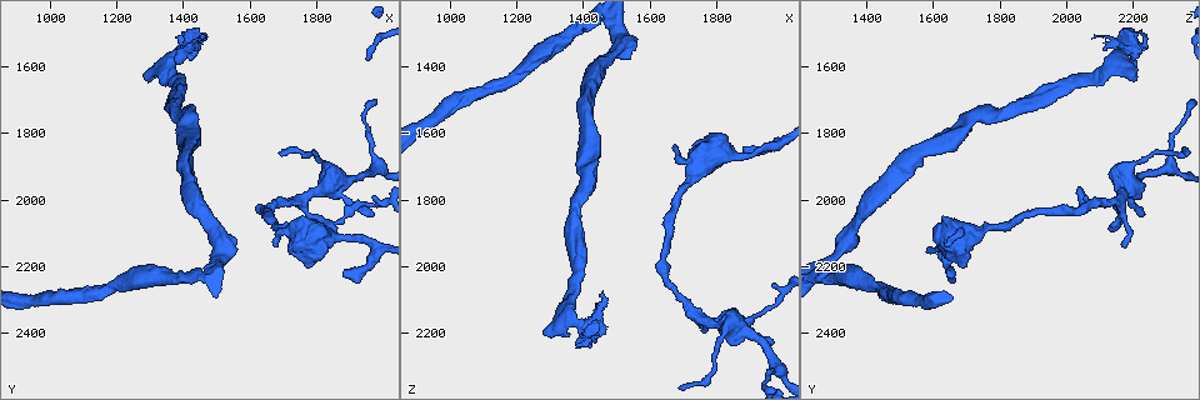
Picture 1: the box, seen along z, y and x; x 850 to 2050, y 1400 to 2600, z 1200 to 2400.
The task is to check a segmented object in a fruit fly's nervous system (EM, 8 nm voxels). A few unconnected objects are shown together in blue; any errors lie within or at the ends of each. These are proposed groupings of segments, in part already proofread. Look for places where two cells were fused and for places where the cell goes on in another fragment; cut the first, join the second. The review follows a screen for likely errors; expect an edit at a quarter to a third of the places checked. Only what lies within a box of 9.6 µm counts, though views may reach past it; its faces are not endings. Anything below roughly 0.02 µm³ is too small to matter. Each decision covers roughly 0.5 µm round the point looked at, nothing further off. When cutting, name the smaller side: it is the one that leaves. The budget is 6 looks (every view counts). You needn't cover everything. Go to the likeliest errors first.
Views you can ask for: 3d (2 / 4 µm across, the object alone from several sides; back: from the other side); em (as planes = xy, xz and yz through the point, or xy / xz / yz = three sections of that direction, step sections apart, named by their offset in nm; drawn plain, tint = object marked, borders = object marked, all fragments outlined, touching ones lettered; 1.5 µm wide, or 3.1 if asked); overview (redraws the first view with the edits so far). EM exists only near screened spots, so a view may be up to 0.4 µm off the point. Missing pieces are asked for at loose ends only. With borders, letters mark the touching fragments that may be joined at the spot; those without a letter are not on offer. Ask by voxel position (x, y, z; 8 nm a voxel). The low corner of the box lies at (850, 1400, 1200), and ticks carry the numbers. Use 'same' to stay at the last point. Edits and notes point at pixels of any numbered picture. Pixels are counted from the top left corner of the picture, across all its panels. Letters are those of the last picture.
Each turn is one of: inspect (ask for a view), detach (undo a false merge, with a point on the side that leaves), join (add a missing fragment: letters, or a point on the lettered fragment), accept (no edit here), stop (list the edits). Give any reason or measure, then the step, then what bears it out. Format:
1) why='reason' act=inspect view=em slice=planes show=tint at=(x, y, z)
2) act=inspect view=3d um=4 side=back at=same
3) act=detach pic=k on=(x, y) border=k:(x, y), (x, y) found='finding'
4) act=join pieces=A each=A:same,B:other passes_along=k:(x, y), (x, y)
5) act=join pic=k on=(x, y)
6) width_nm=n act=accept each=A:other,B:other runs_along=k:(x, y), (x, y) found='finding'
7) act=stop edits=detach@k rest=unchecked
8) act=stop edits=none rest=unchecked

why='free end' act=inspect view=em slice=xy step=4 show=borders at=(1290, 1630, 2210)

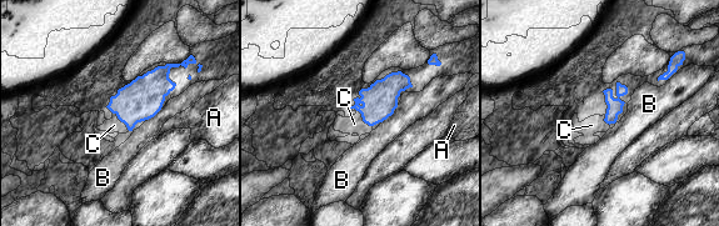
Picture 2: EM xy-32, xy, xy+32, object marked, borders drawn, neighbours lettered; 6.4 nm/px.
act=inspect view=em slice=xz step=8 show=borders at=same

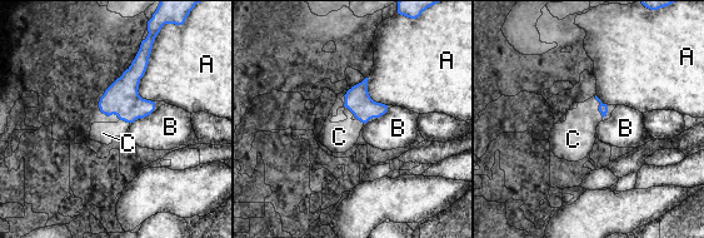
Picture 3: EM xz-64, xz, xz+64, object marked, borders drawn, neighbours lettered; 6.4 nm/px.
act=join pieces=C each=A:other,B:other,C:same passes_along=3:(603, 108), (599, 107), (575, 137) found='the cell continues'

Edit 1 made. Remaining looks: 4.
why='redraw' act=inspect view=overview

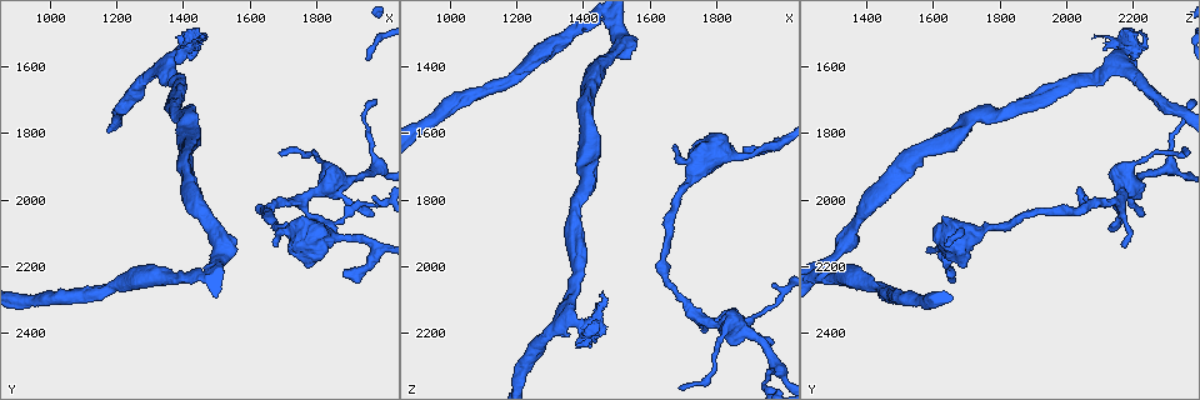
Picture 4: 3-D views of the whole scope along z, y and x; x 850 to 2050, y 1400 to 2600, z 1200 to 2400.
why='sharp bend' act=inspect view=em um=3.1 slice=yz step=16 show=borders at=(1730, 2100, 1730)

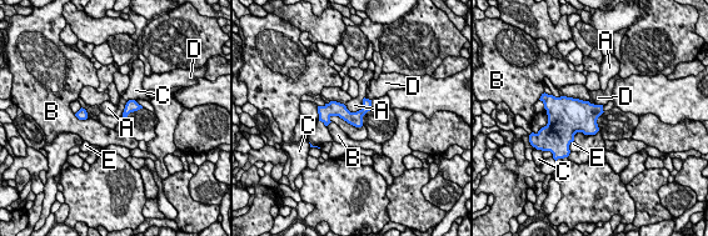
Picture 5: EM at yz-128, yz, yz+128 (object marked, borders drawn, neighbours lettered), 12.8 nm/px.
width_nm=190 act=accept each=A:other,B:other,C:other,D:other,E:other found='one cell here'

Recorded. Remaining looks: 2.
act=stop edits=join@3 rest=unchecked

